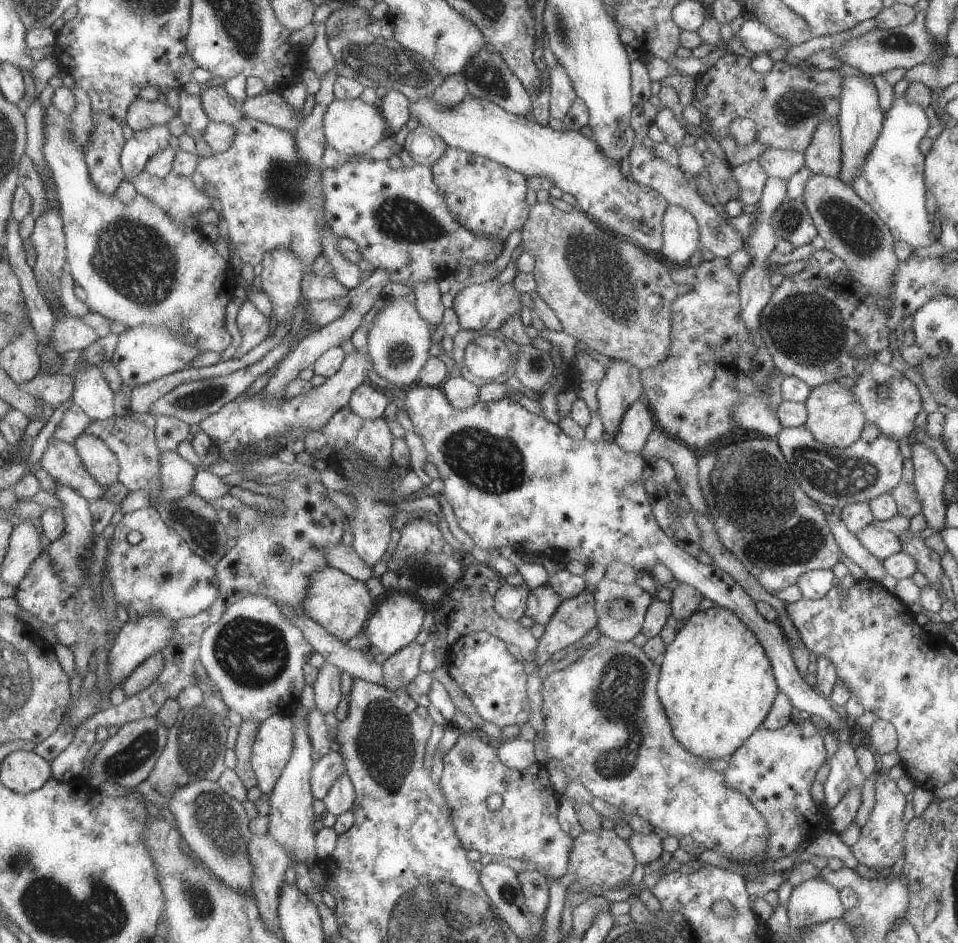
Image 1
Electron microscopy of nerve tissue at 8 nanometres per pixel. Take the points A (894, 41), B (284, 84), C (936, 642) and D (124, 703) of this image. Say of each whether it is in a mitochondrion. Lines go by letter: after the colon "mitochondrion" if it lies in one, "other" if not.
A: mitochondrion
B: other
C: other
D: other

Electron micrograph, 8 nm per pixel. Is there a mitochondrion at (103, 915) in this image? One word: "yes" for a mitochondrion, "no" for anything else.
yes

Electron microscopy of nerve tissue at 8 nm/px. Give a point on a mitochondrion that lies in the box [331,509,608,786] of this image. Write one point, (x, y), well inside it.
(425, 573)

